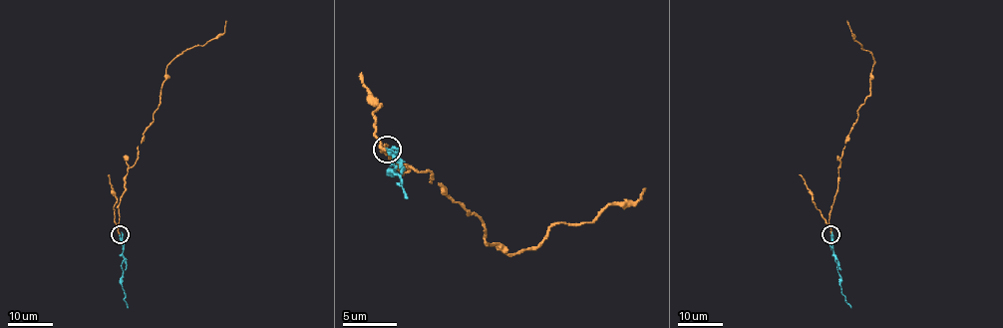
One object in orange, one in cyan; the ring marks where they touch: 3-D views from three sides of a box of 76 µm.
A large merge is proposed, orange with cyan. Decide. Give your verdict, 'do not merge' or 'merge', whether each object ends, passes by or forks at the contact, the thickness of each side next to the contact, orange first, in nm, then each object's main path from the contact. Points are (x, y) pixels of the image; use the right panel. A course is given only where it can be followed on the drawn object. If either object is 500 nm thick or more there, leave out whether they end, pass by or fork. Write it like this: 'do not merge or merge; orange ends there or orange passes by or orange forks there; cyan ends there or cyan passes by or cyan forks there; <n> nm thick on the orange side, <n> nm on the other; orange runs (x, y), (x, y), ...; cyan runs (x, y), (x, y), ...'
do not merge; orange ends there; cyan ends there; 180 nm thick on the orange side, 180 nm on the other; orange runs (831, 235), (839, 160), (857, 109), (869, 95), (874, 64), (872, 54), (854, 39), (847, 20); cyan runs (831, 235), (840, 289), (850, 308)

